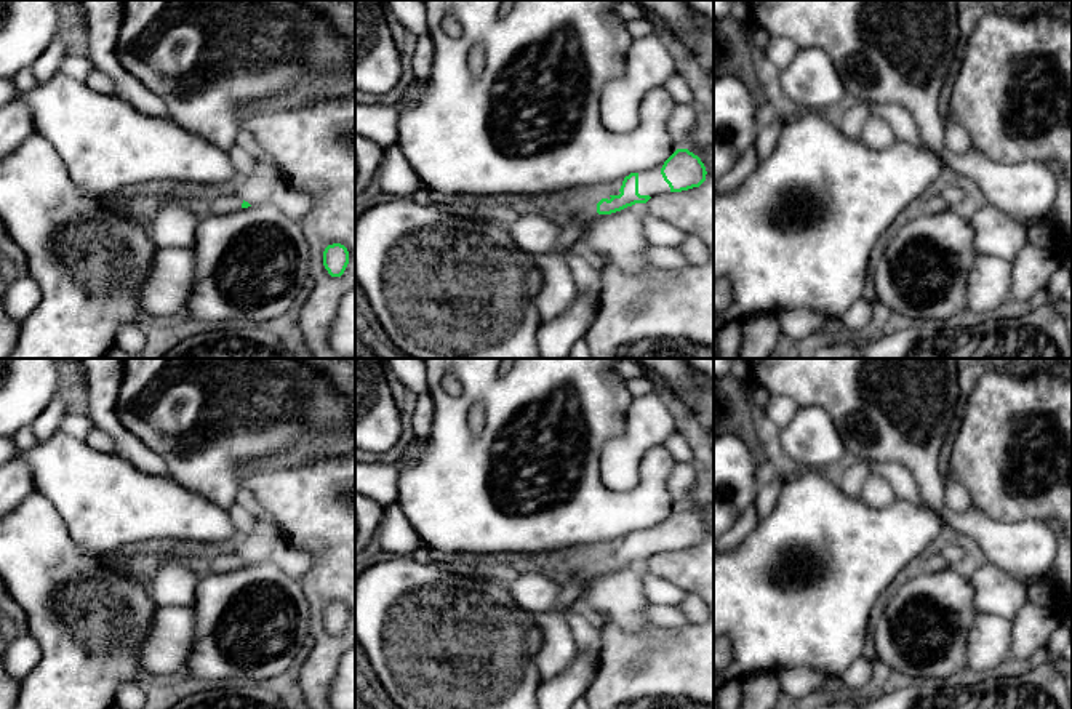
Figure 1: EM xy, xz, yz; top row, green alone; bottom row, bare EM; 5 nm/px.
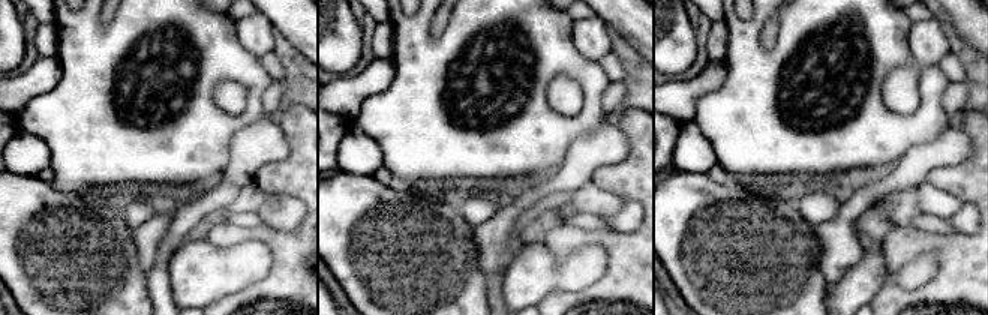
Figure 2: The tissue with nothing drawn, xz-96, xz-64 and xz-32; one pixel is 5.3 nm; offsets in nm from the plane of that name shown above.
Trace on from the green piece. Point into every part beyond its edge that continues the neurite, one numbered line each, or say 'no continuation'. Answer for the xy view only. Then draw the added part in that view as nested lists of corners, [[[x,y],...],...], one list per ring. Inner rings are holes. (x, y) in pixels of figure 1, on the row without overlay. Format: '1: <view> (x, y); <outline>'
1: xy (226, 562); [[[237,552],[222,554],[211,562],[208,573],[240,570],[242,562],[243,559]]]

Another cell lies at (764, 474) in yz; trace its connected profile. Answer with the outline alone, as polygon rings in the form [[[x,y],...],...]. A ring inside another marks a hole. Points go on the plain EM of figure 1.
[[[763,459],[758,461],[755,479],[758,485],[765,485],[774,480],[784,482],[784,479],[778,475]]]

